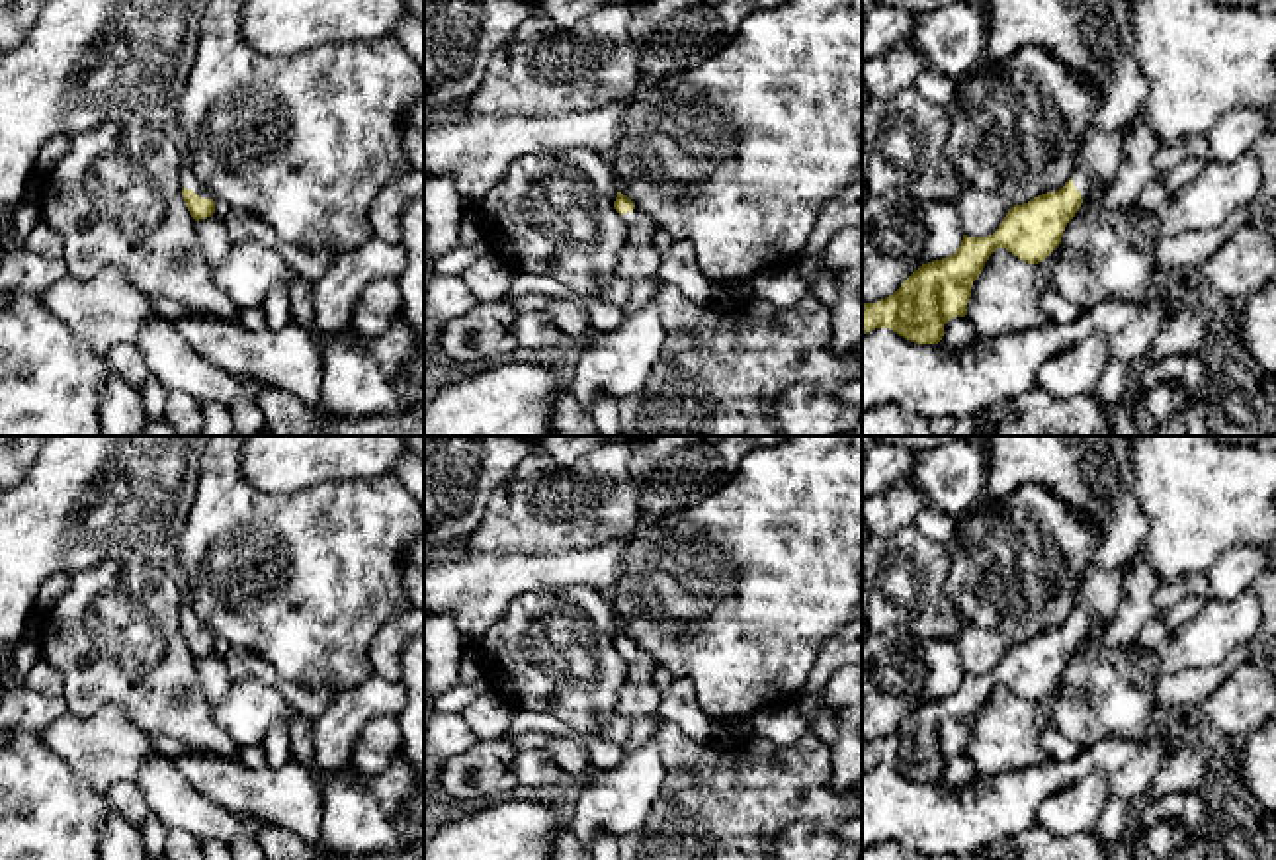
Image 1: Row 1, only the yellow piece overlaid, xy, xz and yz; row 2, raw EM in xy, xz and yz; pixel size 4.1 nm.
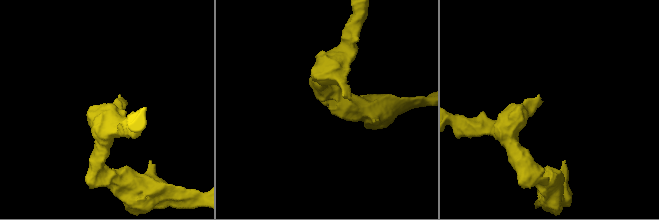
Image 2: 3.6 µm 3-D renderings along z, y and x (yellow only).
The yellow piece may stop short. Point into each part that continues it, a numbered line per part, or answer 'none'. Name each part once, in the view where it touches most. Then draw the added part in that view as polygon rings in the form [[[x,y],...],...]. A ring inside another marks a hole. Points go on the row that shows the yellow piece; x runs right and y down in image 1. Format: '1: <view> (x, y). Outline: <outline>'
1: xy (188, 180). Outline: [[[186,164],[180,180],[182,188],[193,190],[199,197],[211,199],[211,192],[191,174],[191,168]]]

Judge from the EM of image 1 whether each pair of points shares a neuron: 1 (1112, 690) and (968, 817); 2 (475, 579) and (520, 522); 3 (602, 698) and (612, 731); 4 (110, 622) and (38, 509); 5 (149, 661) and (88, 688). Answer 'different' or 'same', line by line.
1: different
2: different
3: different
4: different
5: same

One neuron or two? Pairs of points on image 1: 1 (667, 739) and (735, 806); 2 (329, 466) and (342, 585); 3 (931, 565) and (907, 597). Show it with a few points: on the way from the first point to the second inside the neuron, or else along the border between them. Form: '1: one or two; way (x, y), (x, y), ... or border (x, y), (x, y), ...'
1: one; way (684, 757), (718, 788)
2: two; border (376, 475), (319, 481), (288, 495)
3: one; way (923, 573), (907, 589)

